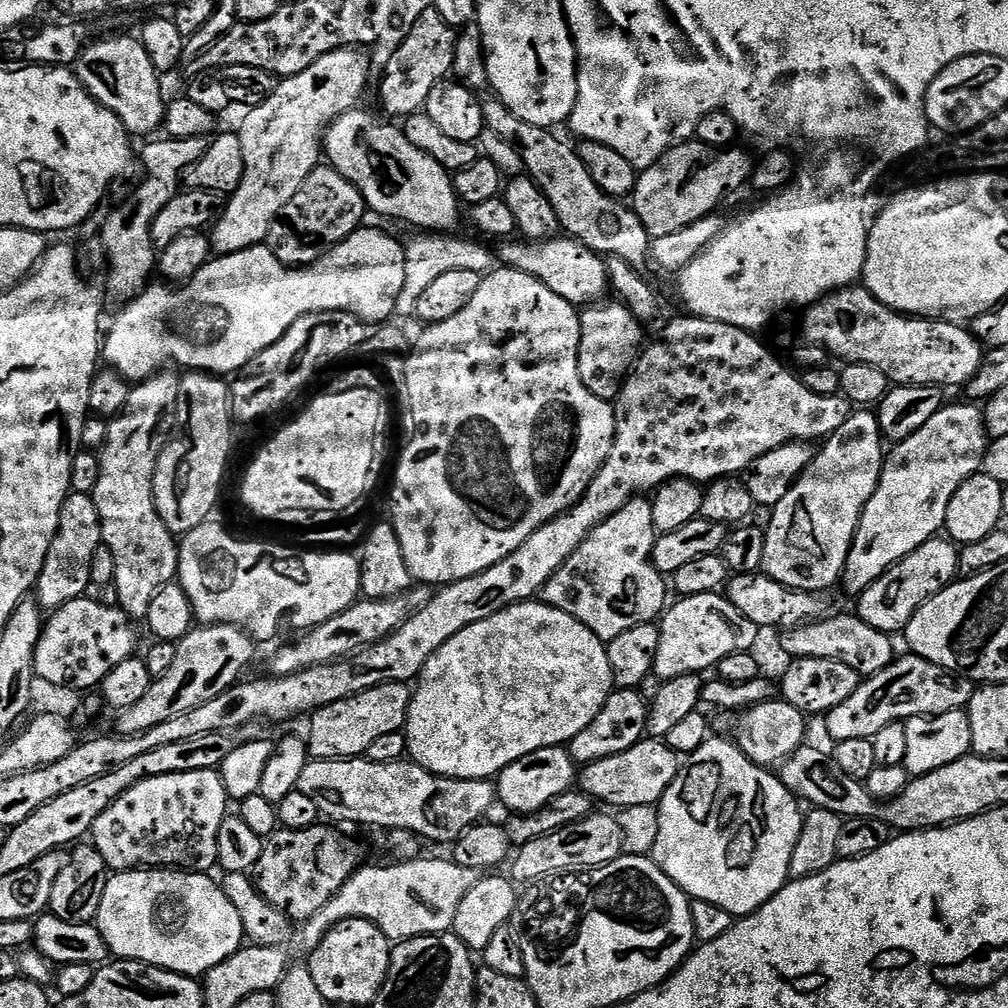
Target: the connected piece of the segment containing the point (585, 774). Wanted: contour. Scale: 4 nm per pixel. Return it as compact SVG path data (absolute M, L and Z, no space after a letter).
M645 738L630 746L630 750L622 750L622 754L583 765L578 772L578 788L593 802L600 803L601 800L609 804L612 810L630 806L656 806L680 773L681 767L681 757L670 750L667 742Z

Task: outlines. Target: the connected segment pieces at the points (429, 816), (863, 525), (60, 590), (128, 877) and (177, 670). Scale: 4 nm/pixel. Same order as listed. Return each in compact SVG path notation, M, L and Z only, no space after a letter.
M367 758L347 760L309 759L302 778L298 778L296 791L311 798L318 806L321 817L329 821L341 820L344 824L365 824L368 828L384 828L393 832L410 832L421 841L433 840L436 844L451 845L468 828L481 823L484 816L497 803L496 786L492 780L451 780L427 772L421 764L405 758L394 762L370 762Z
M945 403L910 438L899 441L887 453L880 481L858 522L844 573L842 588L858 598L890 566L906 558L922 542L933 539L946 522L946 506L966 478L976 475L984 466L984 455L990 443L984 428L983 411L975 403Z
M72 492L64 499L58 530L54 534L54 542L50 542L50 554L46 554L42 574L36 579L34 599L41 609L61 608L66 602L81 599L87 593L84 591L92 584L90 562L101 542L100 519L91 495Z
M167 868L109 875L94 921L109 953L122 960L153 964L180 976L203 977L245 943L244 923L223 887L202 872Z
M234 624L193 627L176 644L170 670L155 677L150 690L146 690L146 694L134 702L134 706L119 709L117 716L120 717L116 720L115 731L121 736L133 736L150 730L150 726L158 726L158 722L167 722L177 714L186 714L186 710L194 710L194 706L202 706L202 702L210 702L210 698L218 698L222 690L237 683L247 673L244 671L256 652L255 646L253 637Z

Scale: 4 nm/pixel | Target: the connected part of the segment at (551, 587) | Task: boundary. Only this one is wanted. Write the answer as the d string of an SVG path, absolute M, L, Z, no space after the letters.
M651 499L628 500L622 510L603 520L546 582L543 603L570 614L605 642L634 626L653 623L669 603L668 592L670 596L665 577L652 565L657 535Z

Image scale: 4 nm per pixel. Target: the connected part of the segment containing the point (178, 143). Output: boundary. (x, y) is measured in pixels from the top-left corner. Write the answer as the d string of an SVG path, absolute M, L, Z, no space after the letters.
M204 138L198 140L163 139L153 139L148 142L153 142L153 144L146 145L141 152L139 149L138 164L140 160L141 166L144 167L144 181L133 190L128 204L114 209L109 214L108 221L100 228L100 240L104 243L105 254L108 255L106 296L107 299L109 296L116 306L130 303L153 279L158 268L158 249L153 246L150 238L154 218L158 218L162 206L166 206L166 202L170 202L170 198L174 198L176 193L181 191L184 172L194 162L198 162L202 154L206 154L209 146L209 141Z

